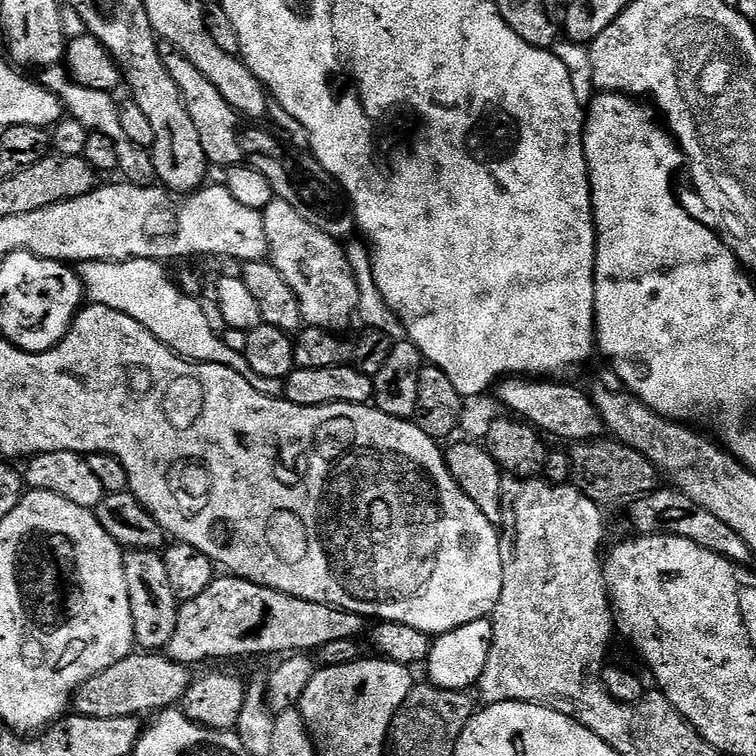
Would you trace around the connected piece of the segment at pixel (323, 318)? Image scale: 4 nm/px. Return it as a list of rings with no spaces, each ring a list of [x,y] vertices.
[[[274,198],[262,211],[269,263],[282,274],[298,298],[304,324],[329,331],[346,327],[354,320],[356,310],[353,295],[344,294],[342,288],[345,282],[350,284],[354,280],[343,245],[324,231],[311,226],[285,200]]]

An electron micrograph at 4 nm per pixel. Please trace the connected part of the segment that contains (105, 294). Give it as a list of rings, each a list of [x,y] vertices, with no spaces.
[[[85,260],[79,265],[78,279],[83,284],[83,295],[91,303],[110,306],[110,310],[118,310],[134,322],[146,326],[158,342],[162,342],[193,364],[217,364],[226,366],[246,378],[254,390],[263,396],[277,398],[285,395],[285,381],[274,378],[262,378],[262,374],[254,374],[250,370],[250,362],[246,362],[243,351],[239,347],[231,348],[226,341],[220,340],[218,333],[212,329],[204,308],[195,295],[181,291],[175,279],[162,280],[168,272],[159,260]]]

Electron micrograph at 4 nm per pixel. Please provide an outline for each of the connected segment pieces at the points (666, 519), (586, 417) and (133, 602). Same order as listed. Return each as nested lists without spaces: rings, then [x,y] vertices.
[[[658,488],[650,495],[640,496],[629,503],[628,518],[632,522],[633,533],[636,536],[686,538],[697,546],[702,546],[702,550],[710,550],[730,562],[741,566],[751,565],[754,553],[750,550],[750,546],[746,546],[746,542],[742,542],[742,538],[738,538],[738,534],[734,534],[734,530],[730,530],[726,522],[722,522],[702,506],[695,505],[690,498],[686,498],[676,489],[665,489]]]
[[[509,376],[497,383],[494,393],[505,404],[513,417],[532,425],[533,428],[549,437],[557,436],[567,442],[587,442],[599,440],[605,435],[606,429],[598,414],[595,404],[580,388],[568,382],[557,382],[552,378],[525,378]]]
[[[129,549],[123,558],[127,594],[130,597],[131,621],[134,622],[135,645],[146,652],[165,649],[169,642],[179,610],[179,601],[170,589],[163,555],[153,550]]]

